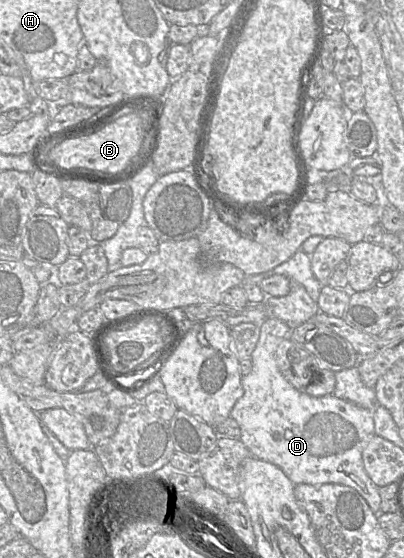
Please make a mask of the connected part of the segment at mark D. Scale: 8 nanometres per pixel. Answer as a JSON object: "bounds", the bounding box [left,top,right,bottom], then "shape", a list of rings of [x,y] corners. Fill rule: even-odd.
{"bounds":[230,317,381,515],"shape":[[[275,317],[267,318],[260,326],[260,336],[258,342],[253,352],[250,355],[252,361],[252,369],[249,374],[242,377],[241,382],[243,387],[243,394],[236,401],[236,403],[234,404],[230,412],[230,417],[234,418],[240,427],[239,439],[247,447],[247,449],[249,450],[252,456],[261,460],[268,461],[278,466],[286,474],[286,476],[292,481],[294,485],[298,485],[298,484],[321,485],[325,483],[336,483],[336,484],[341,484],[341,485],[351,487],[355,489],[364,498],[371,511],[374,514],[378,515],[379,513],[381,513],[380,512],[381,498],[378,491],[379,487],[377,487],[372,482],[372,480],[366,473],[362,461],[362,451],[364,447],[369,442],[369,440],[374,435],[376,435],[375,428],[374,428],[374,410],[362,408],[352,402],[340,399],[334,395],[316,397],[296,389],[283,376],[276,362],[276,349],[284,339],[290,338],[290,333],[292,329],[293,328],[291,328],[286,322]]]}

